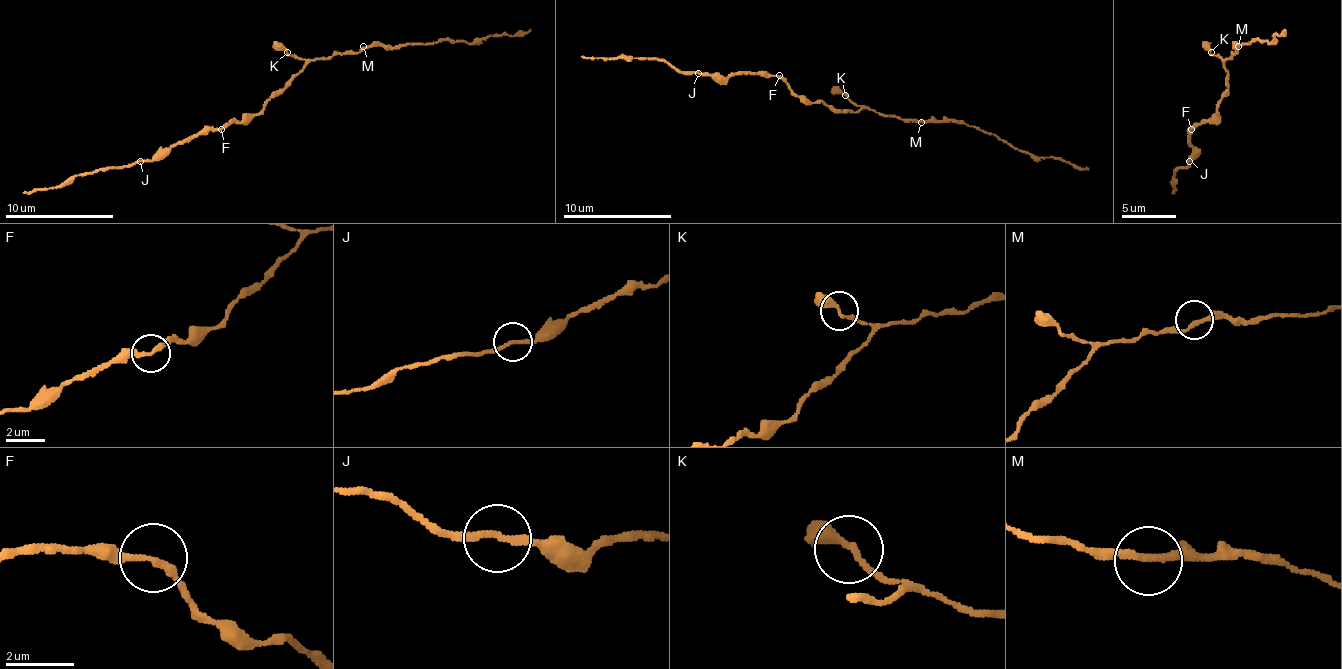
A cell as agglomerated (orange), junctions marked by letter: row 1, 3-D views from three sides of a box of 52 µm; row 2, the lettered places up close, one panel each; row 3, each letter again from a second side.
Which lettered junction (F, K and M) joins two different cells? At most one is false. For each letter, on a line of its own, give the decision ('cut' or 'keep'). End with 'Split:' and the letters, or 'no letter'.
F: keep
K: keep
M: keep
Split: no letter

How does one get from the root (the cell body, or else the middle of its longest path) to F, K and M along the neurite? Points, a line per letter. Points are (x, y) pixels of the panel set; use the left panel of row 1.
F: (273, 98), (257, 114), (230, 120), (221, 128)
K: (273, 98), (306, 62), (287, 52)
M: (273, 98), (311, 60), (358, 52), (363, 46)

